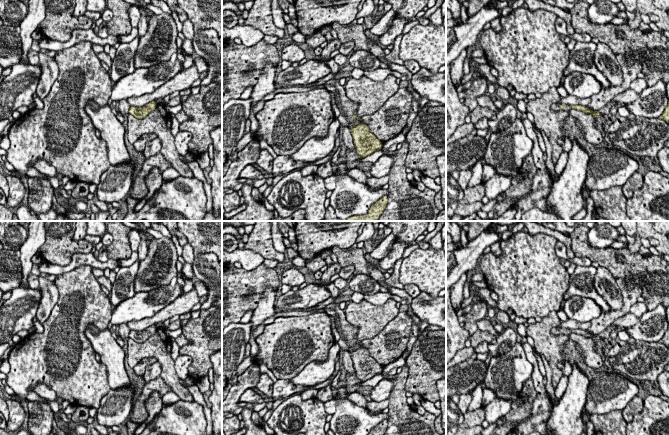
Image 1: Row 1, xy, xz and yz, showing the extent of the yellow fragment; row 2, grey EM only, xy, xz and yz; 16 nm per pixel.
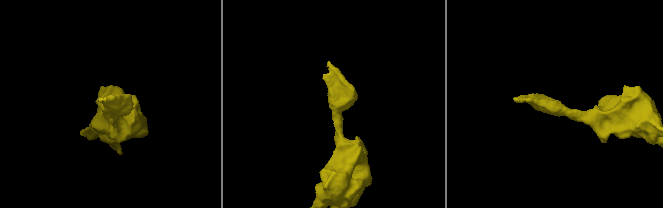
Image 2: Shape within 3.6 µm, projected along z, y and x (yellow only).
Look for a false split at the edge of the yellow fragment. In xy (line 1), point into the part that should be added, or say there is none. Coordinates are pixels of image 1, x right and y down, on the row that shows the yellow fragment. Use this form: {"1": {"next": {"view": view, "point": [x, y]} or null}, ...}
{"1": {"next": null}}

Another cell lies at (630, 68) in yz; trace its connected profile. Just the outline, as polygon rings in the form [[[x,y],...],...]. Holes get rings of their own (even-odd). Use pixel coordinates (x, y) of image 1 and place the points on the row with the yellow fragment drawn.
[[[630,53],[624,55],[615,54],[615,56],[621,67],[623,82],[620,86],[602,88],[598,94],[590,97],[591,102],[586,107],[593,111],[598,111],[609,105],[616,95],[629,89],[631,82],[637,78],[637,75],[640,72],[642,72],[642,64],[637,60],[633,60],[630,57]]]

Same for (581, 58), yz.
[[[577,42],[569,54],[569,64],[563,72],[567,77],[572,72],[587,73],[593,75],[602,88],[612,86],[608,79],[597,69],[594,64],[594,53],[597,44],[590,42]]]

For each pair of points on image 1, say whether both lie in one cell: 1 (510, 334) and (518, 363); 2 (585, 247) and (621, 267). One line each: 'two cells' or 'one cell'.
1: two cells
2: one cell

